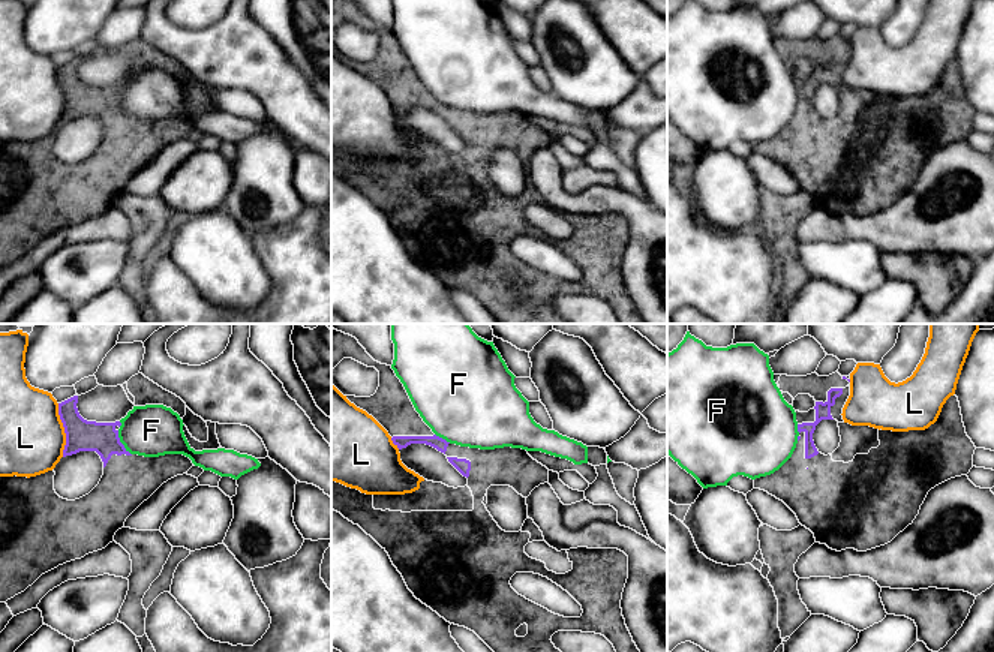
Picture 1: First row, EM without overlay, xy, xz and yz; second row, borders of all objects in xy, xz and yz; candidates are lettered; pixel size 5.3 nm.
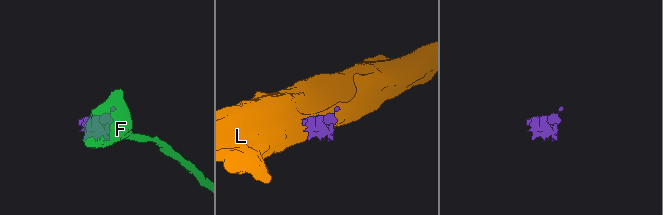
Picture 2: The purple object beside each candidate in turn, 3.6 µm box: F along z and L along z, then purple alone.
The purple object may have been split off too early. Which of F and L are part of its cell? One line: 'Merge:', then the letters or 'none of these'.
Merge: none of these

